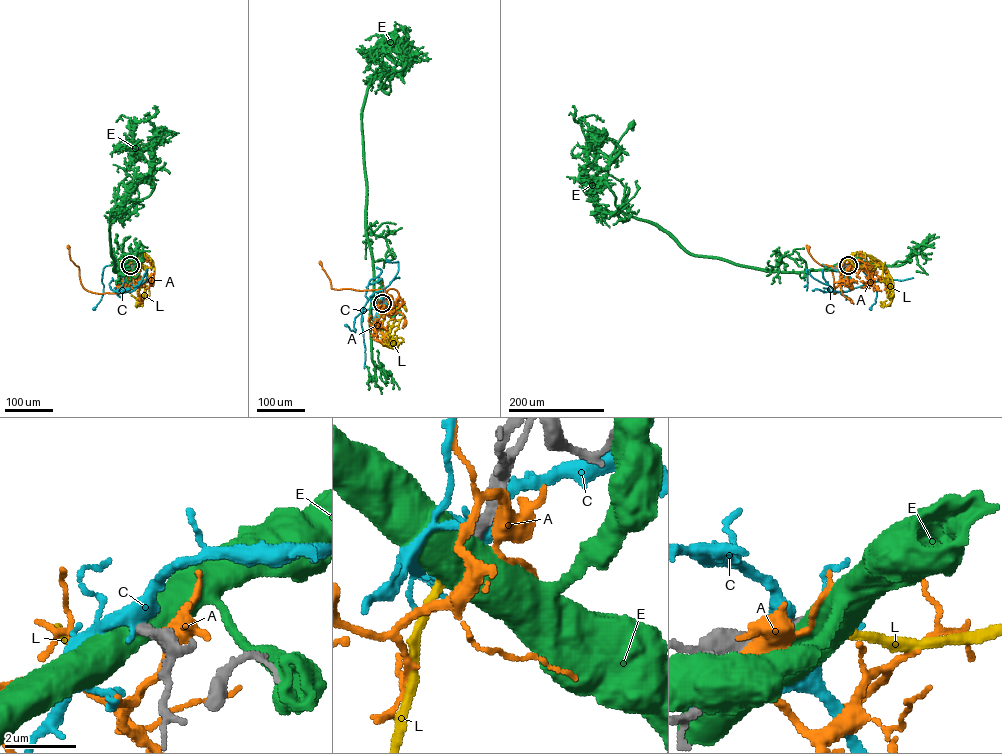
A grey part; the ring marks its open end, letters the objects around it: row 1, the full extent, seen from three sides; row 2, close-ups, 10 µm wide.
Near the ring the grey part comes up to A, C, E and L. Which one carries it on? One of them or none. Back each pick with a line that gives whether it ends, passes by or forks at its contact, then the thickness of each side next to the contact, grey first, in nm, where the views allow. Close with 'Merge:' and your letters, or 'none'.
L: it ends | 240/240 nm
Merge: L

